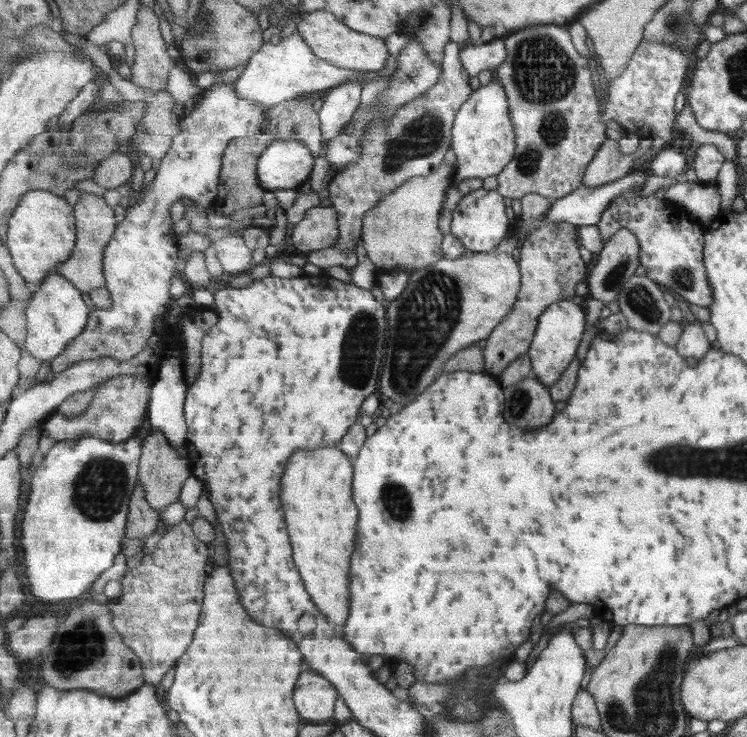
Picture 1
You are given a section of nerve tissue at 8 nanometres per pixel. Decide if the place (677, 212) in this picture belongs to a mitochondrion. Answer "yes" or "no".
no

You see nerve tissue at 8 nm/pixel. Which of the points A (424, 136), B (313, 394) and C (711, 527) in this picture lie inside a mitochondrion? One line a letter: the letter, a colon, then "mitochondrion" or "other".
A: mitochondrion
B: other
C: other

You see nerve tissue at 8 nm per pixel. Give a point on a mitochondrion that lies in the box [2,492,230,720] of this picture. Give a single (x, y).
(89, 642)

